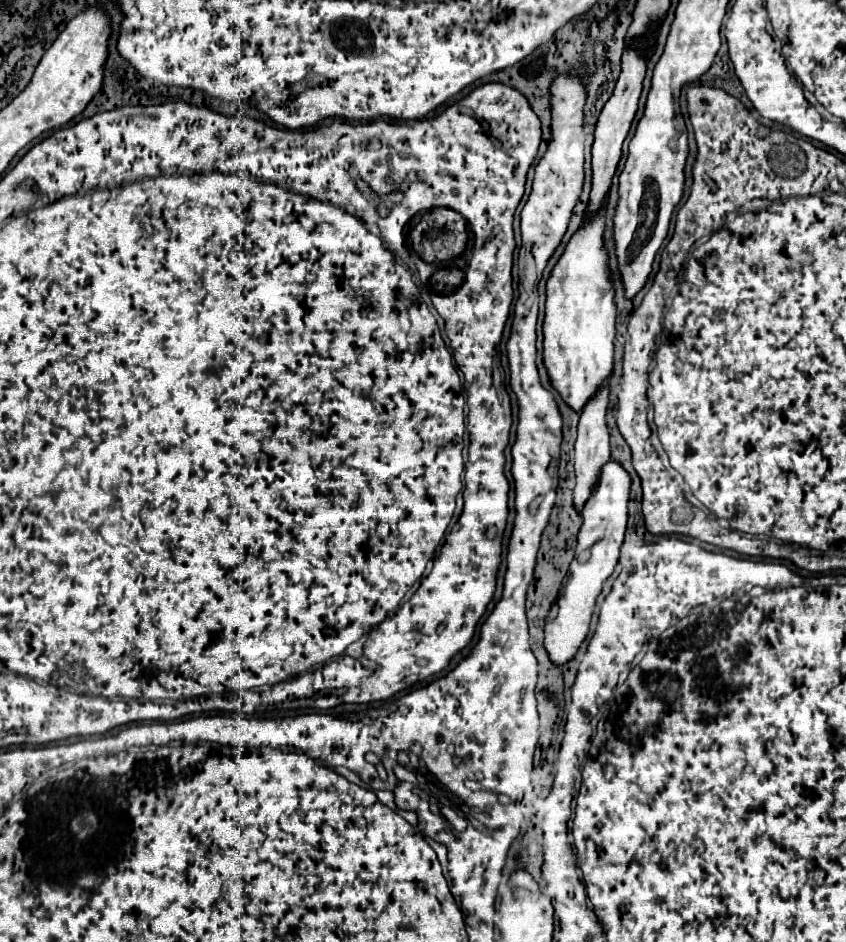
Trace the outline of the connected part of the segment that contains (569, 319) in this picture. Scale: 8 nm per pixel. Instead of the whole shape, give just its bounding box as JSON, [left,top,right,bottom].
[542,207,616,413]

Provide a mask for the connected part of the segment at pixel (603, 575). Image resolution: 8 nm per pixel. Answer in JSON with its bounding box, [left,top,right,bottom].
[544,461,630,667]

